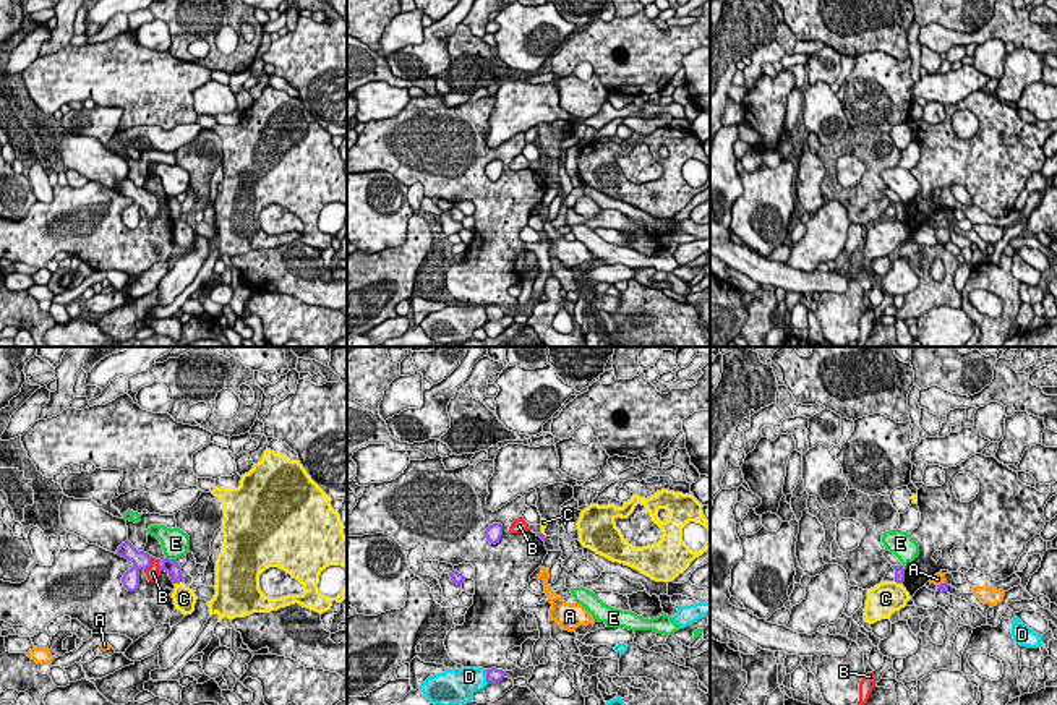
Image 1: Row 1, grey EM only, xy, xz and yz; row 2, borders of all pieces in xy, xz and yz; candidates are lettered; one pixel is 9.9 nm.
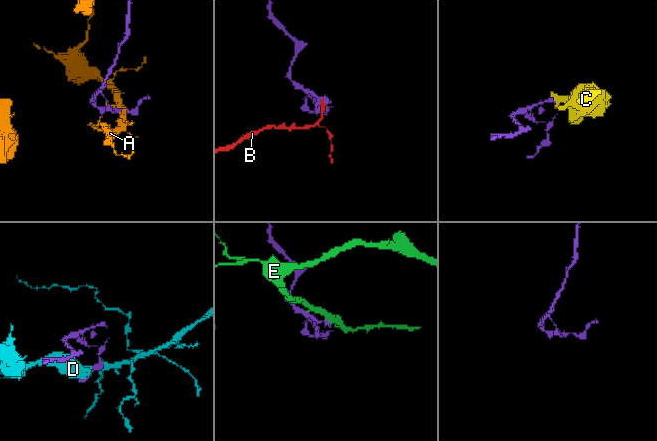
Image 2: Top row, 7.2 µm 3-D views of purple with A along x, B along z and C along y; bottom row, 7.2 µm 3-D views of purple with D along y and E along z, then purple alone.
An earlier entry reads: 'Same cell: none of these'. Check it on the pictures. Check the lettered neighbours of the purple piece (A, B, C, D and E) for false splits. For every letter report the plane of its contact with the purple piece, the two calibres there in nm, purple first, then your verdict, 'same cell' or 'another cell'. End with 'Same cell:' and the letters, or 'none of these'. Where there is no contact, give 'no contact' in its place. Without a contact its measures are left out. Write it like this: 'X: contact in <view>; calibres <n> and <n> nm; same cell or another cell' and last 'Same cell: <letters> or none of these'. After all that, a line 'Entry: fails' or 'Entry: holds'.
A: contact in yz; calibres 90 and 120 nm; another cell
B: contact in xy; calibres 170 and 140 nm; same cell
C: contact in yz; calibres 100 and 320 nm; another cell
D: contact in xz; calibres 140 and 280 nm; another cell
E: contact in xy; calibres 130 and 280 nm; another cell
Same cell: B
Entry: fails

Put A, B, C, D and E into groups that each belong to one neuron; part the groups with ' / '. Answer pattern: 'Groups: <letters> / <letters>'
Groups: A / B / C / D / E

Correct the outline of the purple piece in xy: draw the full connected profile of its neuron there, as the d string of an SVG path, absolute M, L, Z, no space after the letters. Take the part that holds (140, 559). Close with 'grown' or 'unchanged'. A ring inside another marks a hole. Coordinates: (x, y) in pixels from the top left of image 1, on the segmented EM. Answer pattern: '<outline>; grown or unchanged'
M125 541L118 546L117 554L131 561L133 567L128 569L123 577L122 583L128 592L136 592L139 587L139 572L143 570L149 582L154 582L162 570L165 570L173 583L180 583L182 567L177 561L170 559L156 559L144 551L138 551L130 541Z; grown

